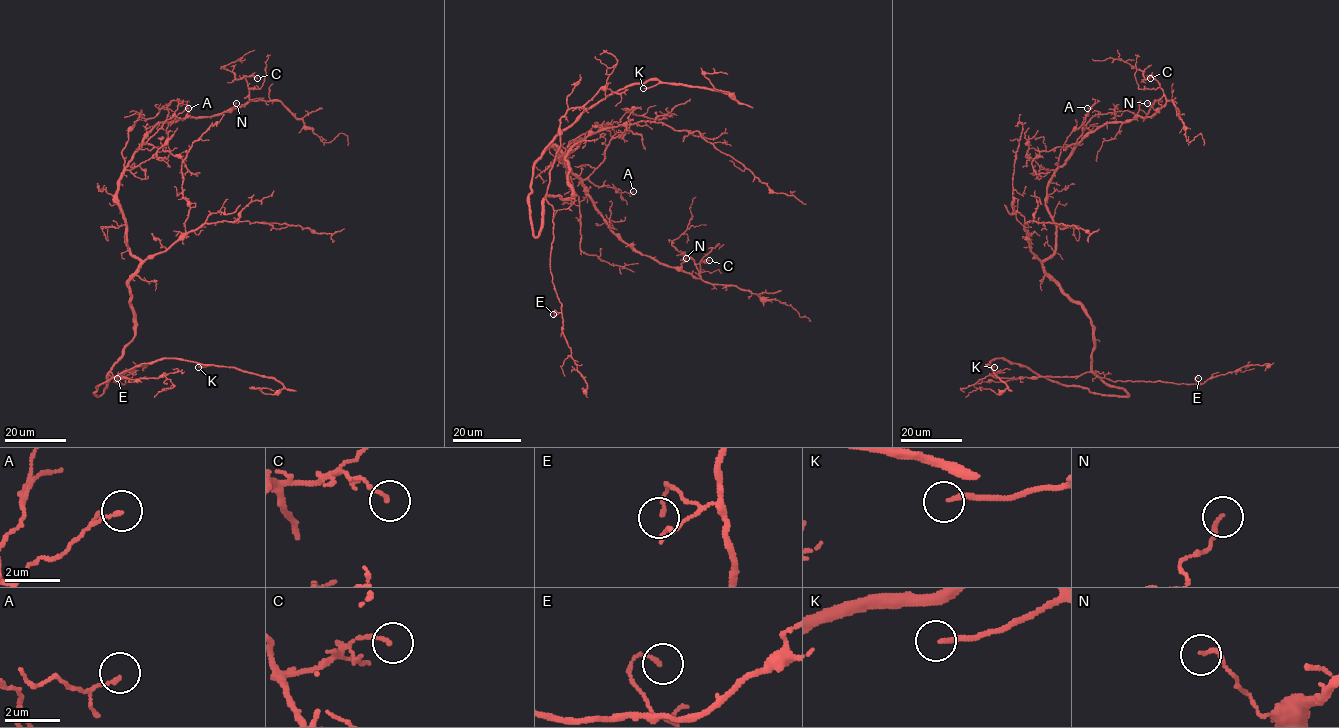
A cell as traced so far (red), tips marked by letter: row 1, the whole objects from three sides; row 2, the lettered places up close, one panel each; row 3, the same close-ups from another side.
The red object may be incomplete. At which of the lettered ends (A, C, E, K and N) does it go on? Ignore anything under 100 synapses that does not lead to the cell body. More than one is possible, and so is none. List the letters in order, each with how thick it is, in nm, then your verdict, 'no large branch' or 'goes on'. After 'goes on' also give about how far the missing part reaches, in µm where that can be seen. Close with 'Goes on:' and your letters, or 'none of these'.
A: 130 nm | no large branch
C: 130 nm | no large branch
E: 120 nm | no large branch
K: 170 nm | goes on | 50 µm
N: 140 nm | no large branch
Goes on: K

